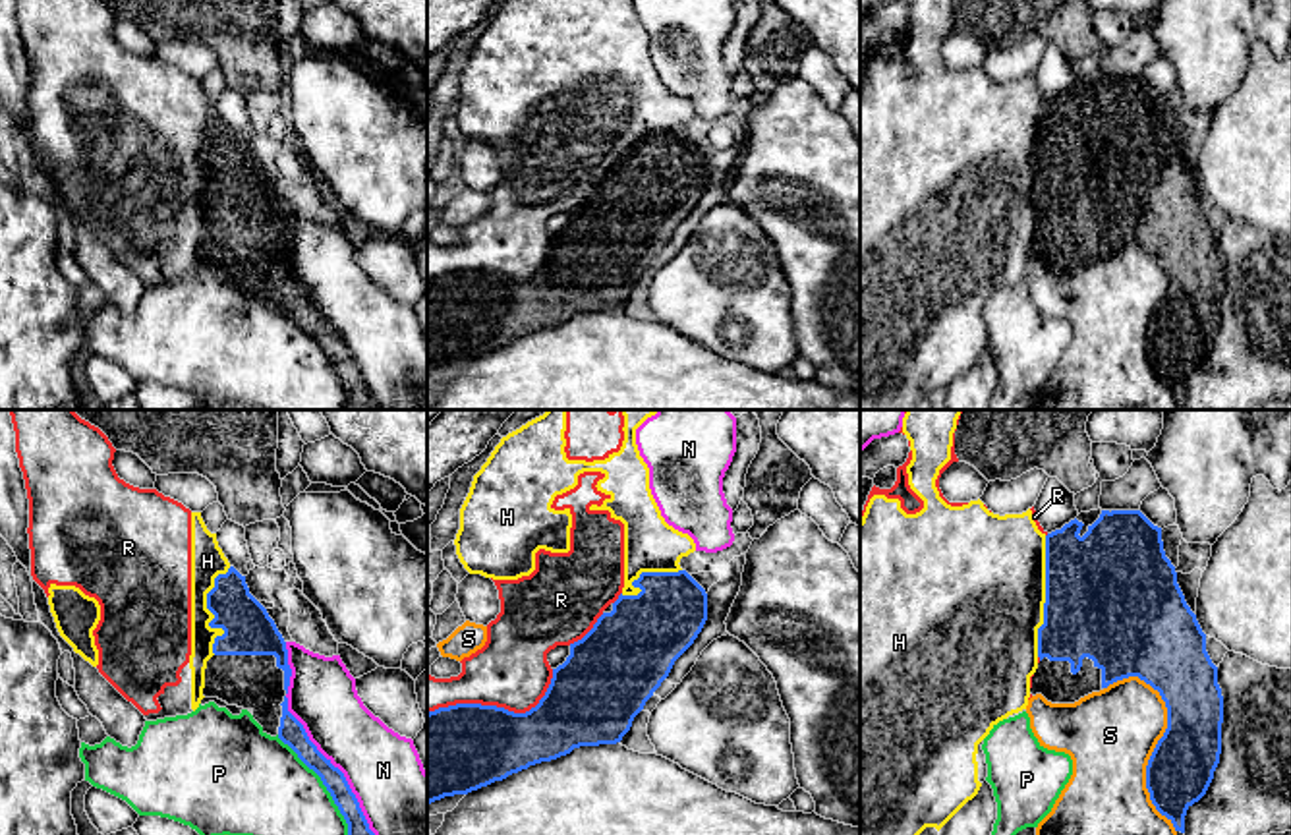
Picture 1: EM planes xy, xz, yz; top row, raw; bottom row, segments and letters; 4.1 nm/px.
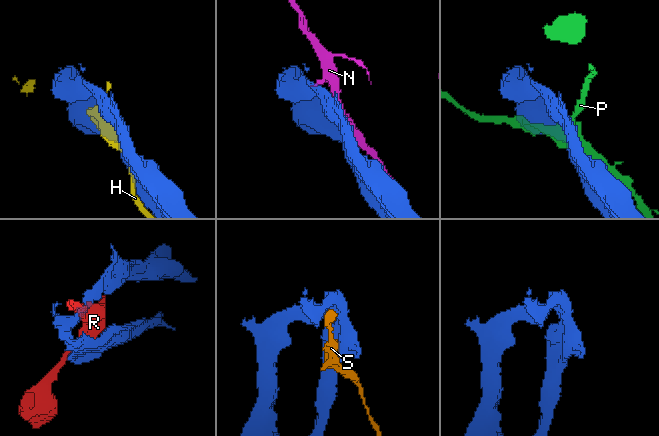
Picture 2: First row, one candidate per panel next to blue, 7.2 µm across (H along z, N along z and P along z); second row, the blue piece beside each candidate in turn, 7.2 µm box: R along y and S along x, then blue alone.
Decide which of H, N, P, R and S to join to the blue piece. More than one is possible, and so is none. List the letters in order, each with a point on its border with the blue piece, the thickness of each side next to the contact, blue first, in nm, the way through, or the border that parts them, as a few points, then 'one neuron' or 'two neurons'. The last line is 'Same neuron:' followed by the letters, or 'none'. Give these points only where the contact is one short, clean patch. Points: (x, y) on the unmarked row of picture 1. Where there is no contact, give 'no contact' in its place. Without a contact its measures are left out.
H: meets blue in yz at (1046, 163); 500 nm thick on the blue side, 500 nm on the other; two neurons
N: meets blue in xy at (312, 310); 110 nm thick on the blue side, 280 nm on the other; two neurons
P: meets blue in xy at (327, 356); 110 nm thick on the blue side, 380 nm on the other; two neurons
R: meets blue in xz at (499, 275); 360 nm thick on the blue side, 320 nm on the other; two neurons
S: meets blue in yz at (1158, 310); 280 nm thick on the blue side, 380 nm on the other; two neurons
Same neuron: none

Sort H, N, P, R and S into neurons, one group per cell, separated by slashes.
H R / N / P / S

